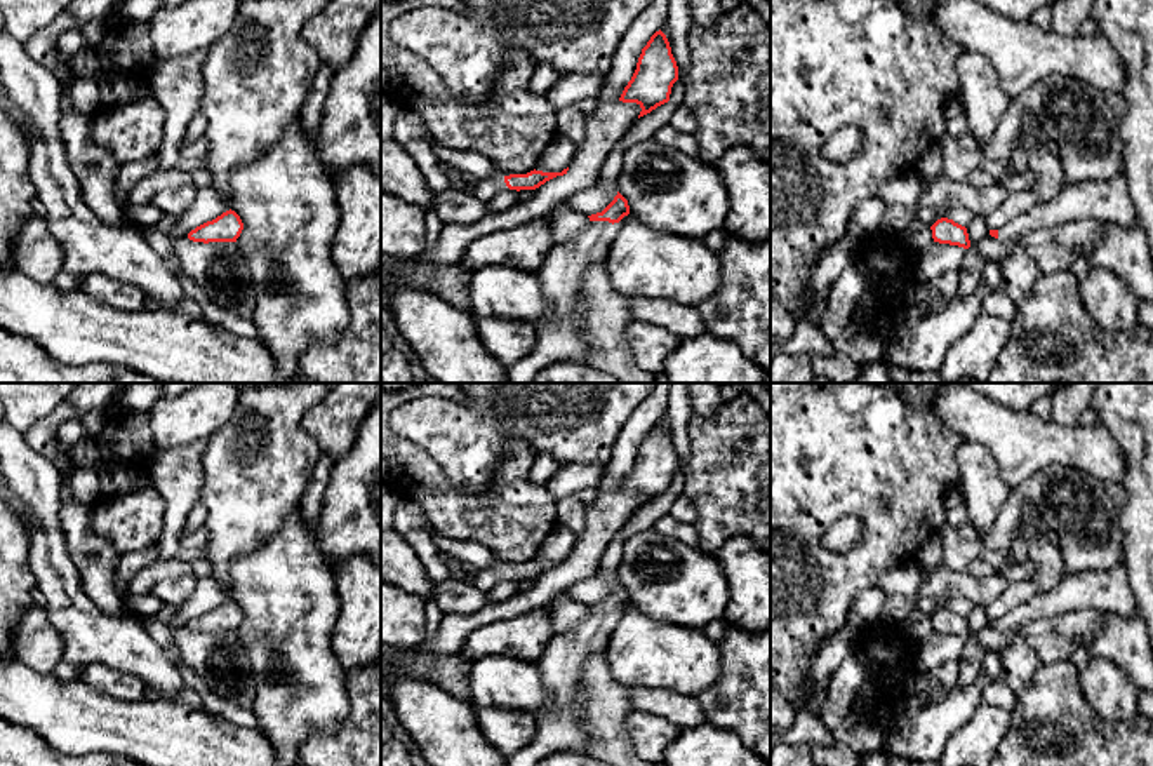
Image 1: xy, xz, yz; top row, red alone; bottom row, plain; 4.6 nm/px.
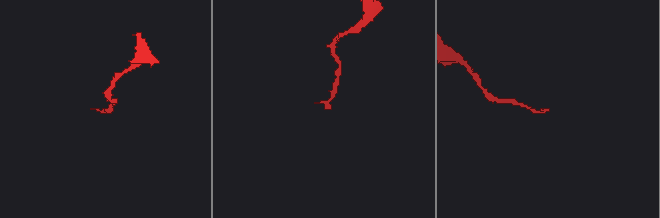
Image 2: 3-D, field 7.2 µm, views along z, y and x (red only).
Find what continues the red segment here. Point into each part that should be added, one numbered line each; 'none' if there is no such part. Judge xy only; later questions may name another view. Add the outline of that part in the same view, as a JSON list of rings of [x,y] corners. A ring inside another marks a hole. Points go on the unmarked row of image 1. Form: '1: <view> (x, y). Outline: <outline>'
none

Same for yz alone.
1: yz (1106, 591). Outline: [[[1123,564],[1103,571],[1064,574],[1056,588],[1031,597],[998,618],[998,628],[1007,630],[1016,623],[1076,609],[1096,609],[1125,618],[1134,616],[1137,613],[1136,597],[1129,588]]]

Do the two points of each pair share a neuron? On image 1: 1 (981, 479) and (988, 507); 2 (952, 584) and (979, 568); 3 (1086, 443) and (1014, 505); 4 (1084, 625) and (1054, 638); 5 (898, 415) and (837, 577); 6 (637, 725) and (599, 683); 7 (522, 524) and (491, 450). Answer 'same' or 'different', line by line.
1: same
2: different
3: different
4: same
5: same
6: different
7: different

